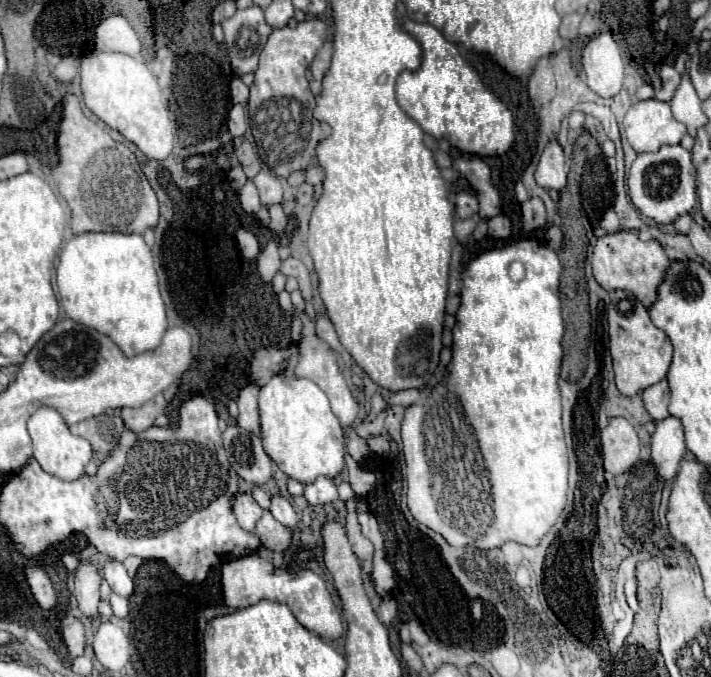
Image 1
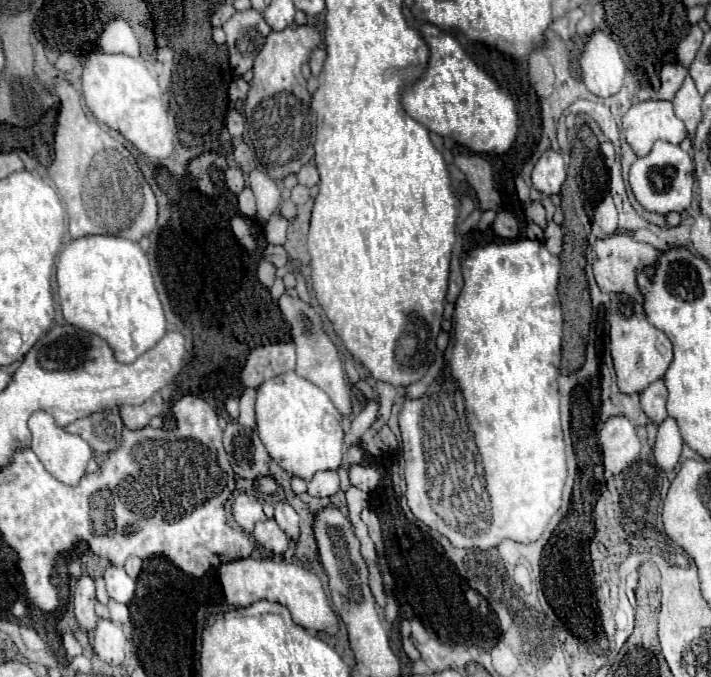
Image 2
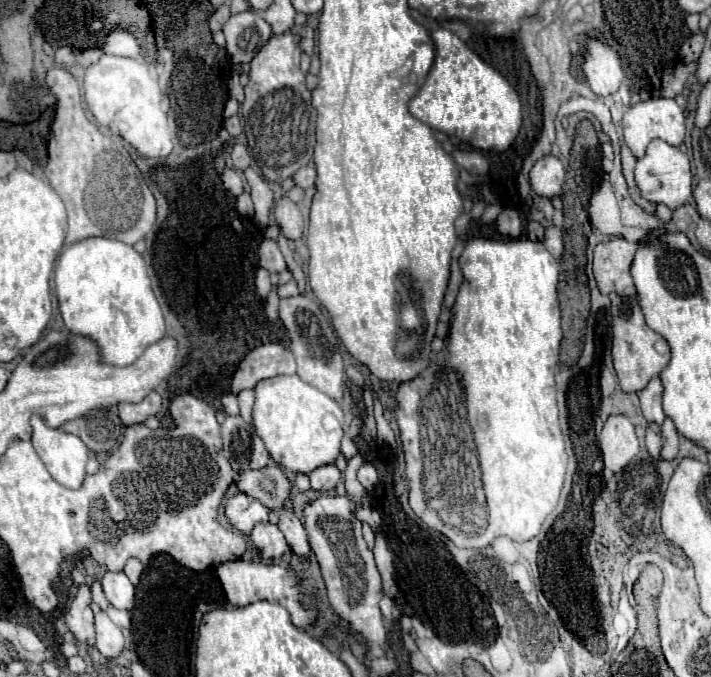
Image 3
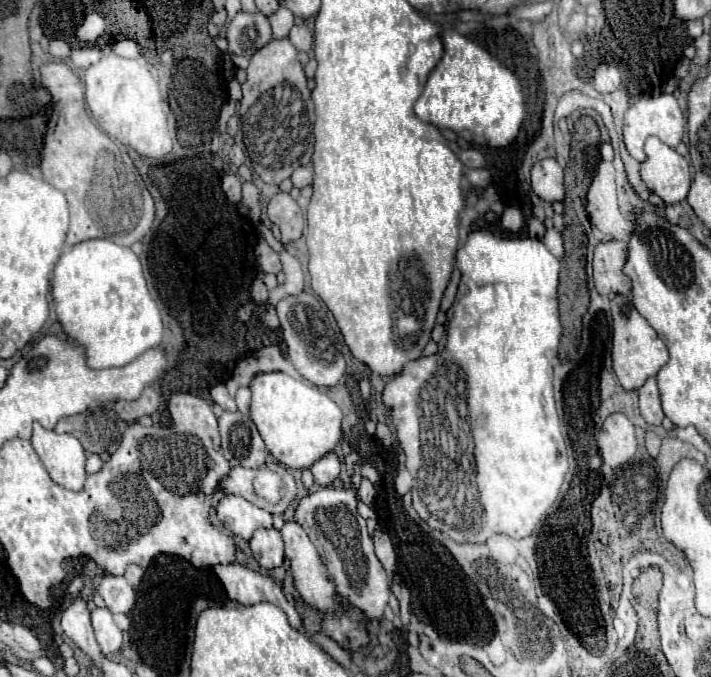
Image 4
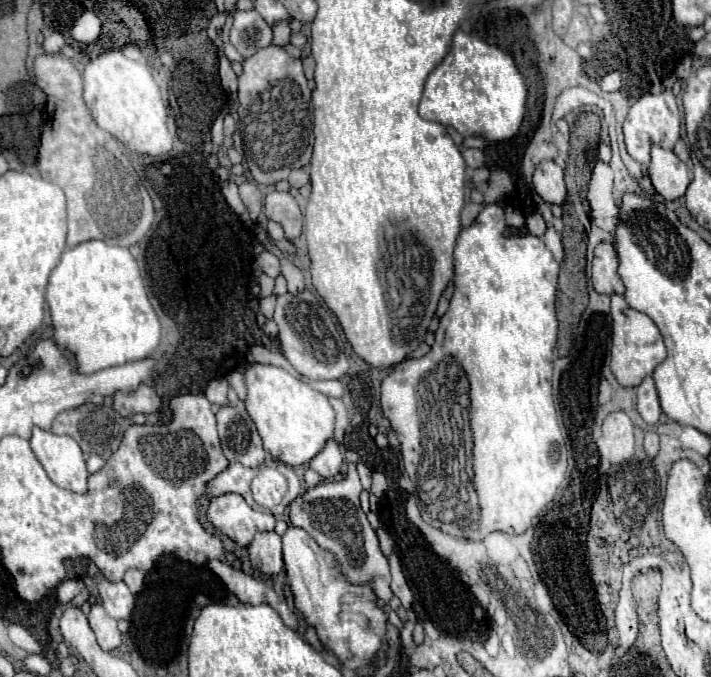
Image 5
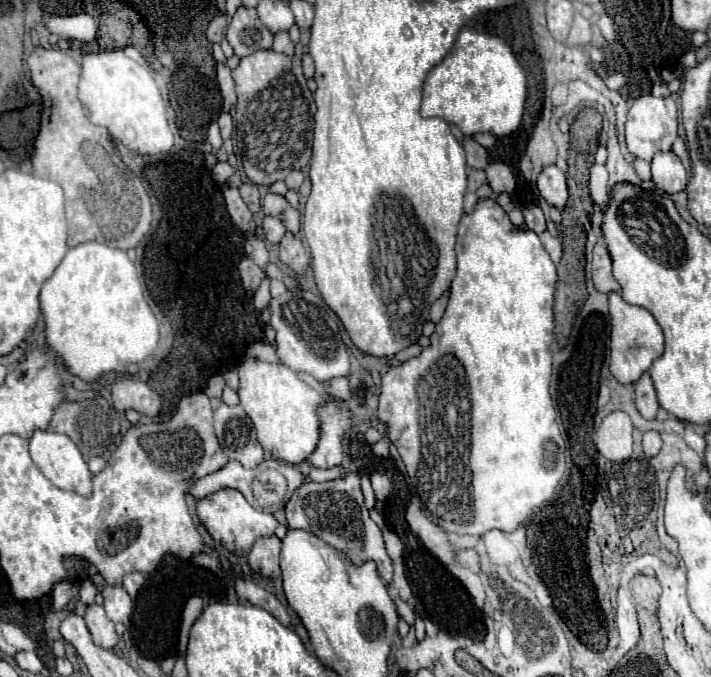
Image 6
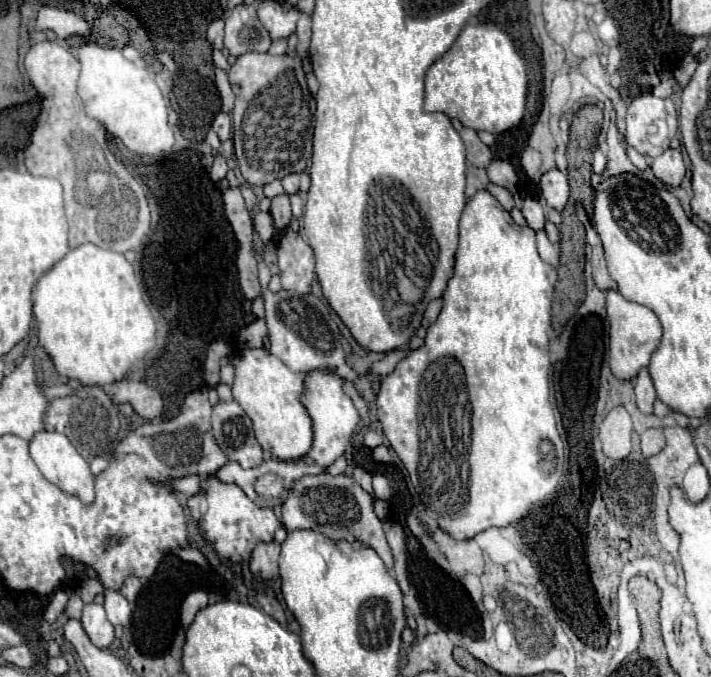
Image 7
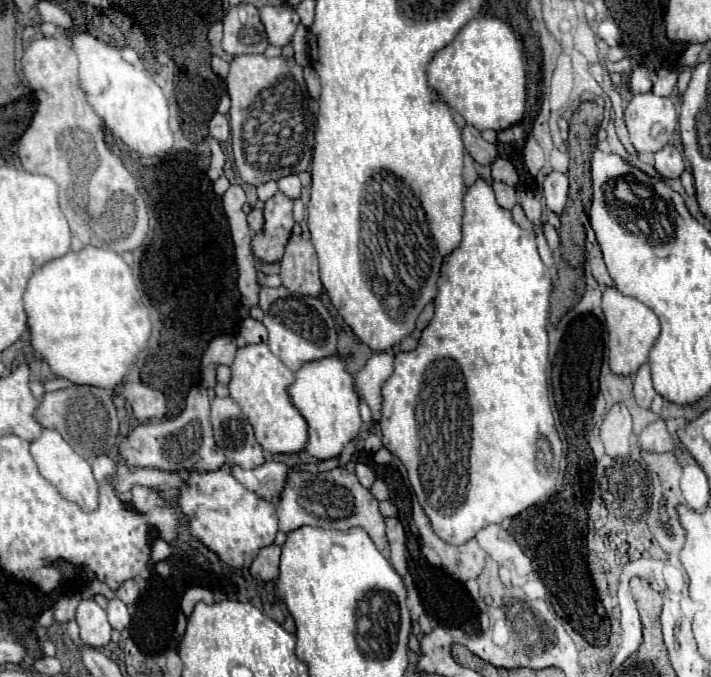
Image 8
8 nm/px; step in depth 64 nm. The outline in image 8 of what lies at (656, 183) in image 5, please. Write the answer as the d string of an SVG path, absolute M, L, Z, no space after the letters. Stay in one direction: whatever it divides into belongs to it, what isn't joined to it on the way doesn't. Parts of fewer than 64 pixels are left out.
M666 144L660 152L654 154L654 166L664 178L680 178L684 172L682 152L674 144Z

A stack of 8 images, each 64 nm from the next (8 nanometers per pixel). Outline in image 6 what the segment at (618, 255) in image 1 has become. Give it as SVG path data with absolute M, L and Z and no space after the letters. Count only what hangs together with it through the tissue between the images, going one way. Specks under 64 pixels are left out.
M600 240L594 246L594 260L592 260L592 280L598 292L620 292L620 284L612 276L612 260L608 256L606 244Z

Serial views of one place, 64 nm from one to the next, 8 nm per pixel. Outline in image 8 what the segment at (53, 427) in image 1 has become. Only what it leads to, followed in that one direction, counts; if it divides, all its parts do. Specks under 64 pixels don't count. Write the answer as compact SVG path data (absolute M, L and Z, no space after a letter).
M42 430L42 436L32 442L30 452L38 464L40 474L62 494L62 498L78 504L84 512L92 512L98 508L98 482L92 474L90 464L82 456L78 456L56 430Z

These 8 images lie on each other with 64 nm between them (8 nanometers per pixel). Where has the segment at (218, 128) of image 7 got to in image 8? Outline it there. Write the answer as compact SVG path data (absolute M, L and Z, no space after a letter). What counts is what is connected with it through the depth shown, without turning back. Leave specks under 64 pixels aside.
M214 114L210 124L208 124L208 132L212 138L216 138L218 142L226 142L230 138L230 126L228 126L228 118L224 114Z

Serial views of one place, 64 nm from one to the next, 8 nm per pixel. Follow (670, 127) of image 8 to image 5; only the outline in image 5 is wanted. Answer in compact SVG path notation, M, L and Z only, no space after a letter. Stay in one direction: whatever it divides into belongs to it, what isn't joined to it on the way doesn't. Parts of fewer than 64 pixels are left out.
M670 90L654 96L654 94L644 94L640 96L626 120L624 120L624 136L626 136L626 148L628 148L628 154L638 160L640 164L648 164L650 160L650 146L652 144L660 144L662 148L668 148L672 150L676 140L680 138L680 110L676 106L676 98Z

